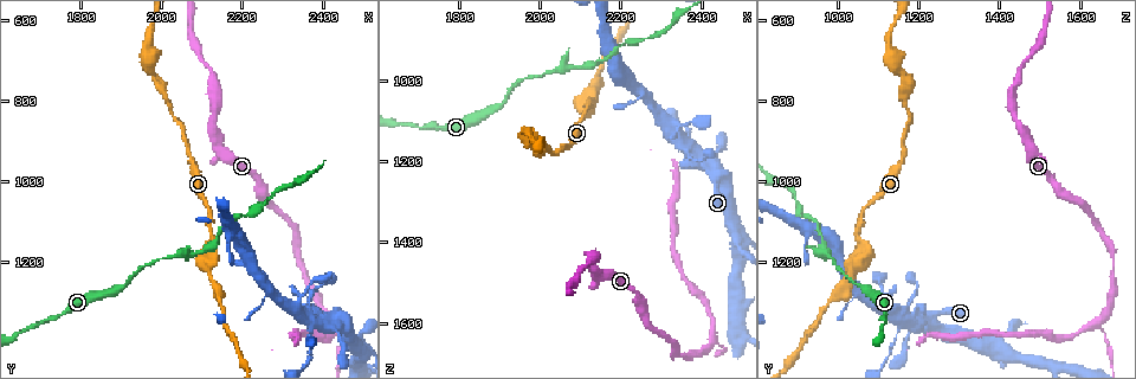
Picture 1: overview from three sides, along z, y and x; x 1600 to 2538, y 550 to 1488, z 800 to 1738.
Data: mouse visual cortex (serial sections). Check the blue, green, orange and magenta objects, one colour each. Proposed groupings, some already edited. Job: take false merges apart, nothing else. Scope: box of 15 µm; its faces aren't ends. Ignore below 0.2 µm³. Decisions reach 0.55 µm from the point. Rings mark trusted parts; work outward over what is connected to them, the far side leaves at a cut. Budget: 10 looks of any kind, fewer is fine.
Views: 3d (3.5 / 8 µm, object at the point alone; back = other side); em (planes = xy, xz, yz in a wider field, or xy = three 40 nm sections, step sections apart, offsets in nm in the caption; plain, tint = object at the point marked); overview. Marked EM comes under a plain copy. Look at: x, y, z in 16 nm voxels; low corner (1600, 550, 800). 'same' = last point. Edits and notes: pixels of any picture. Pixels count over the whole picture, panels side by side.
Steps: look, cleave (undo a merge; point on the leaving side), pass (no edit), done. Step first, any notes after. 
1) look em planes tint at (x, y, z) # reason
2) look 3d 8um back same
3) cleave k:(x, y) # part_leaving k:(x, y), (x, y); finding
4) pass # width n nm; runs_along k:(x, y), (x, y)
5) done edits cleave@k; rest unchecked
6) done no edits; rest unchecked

look 3d 3.5um at (2100, 1170, 965) # a narrow waist

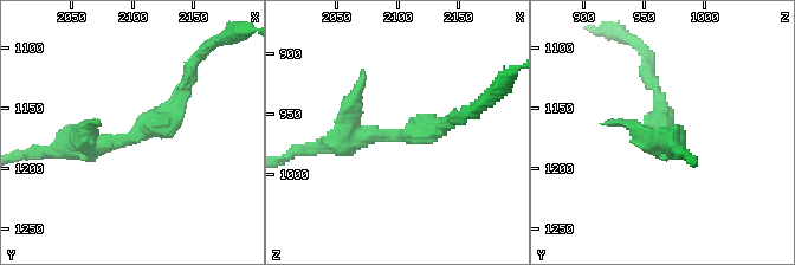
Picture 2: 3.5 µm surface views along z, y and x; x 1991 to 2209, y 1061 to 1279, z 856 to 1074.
look em planes tint at (2104, 1172, 966) # arm_widths 150, 300 nm

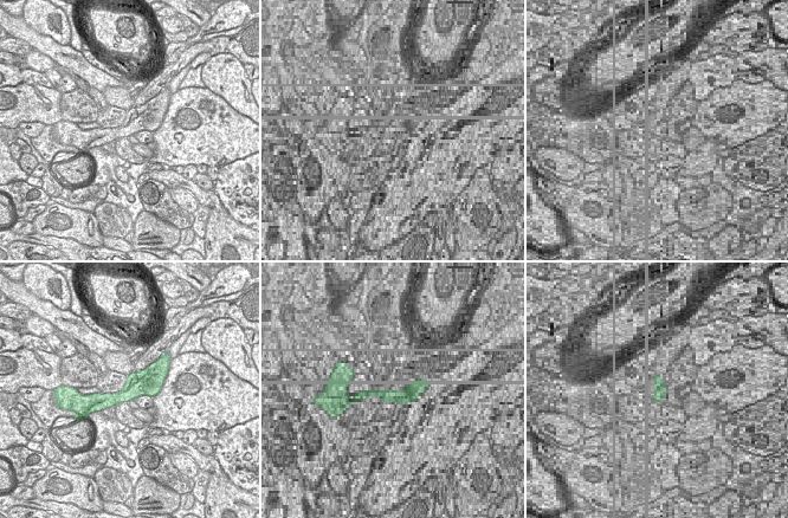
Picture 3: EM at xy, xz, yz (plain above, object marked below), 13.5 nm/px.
pass # width 340 nm; runs_along 3:(161, 377), (120, 397), (90, 397); all the same cell

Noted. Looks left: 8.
look 3d 3.5um back at (2365, 1390, 1140) # narrows sharply

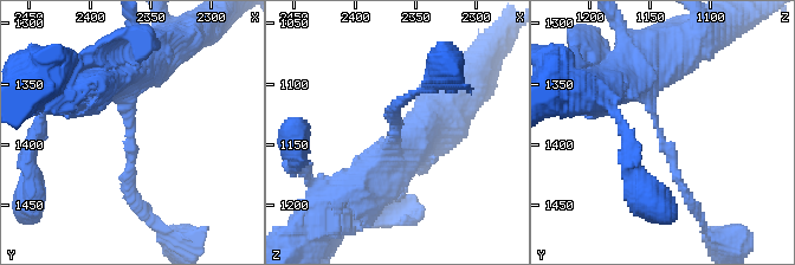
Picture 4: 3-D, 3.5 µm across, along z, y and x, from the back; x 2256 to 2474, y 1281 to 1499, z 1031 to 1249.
look em planes tint at (2366, 1390, 1144) # arm_widths 150, 400 nm

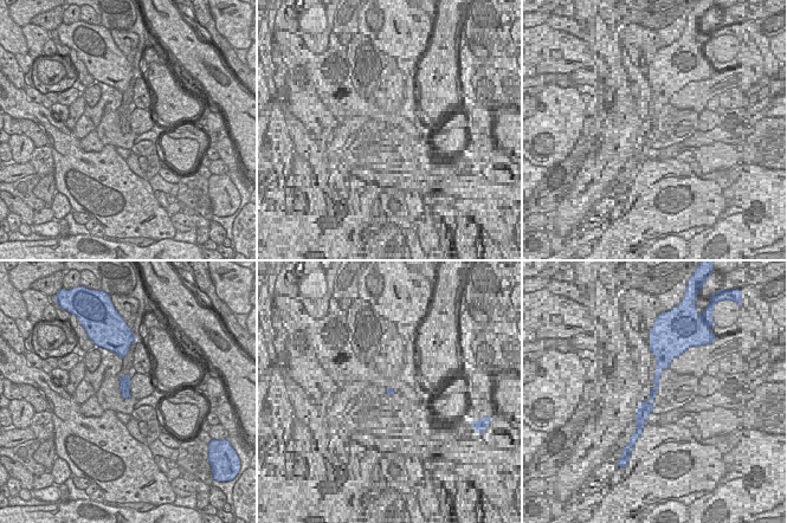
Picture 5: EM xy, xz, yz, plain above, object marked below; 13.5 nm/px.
pass # width 160 nm; runs_along 4:(625, 79), (648, 97), (691, 202); one cell here

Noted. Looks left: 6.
look 3d 3.5um at (1975, 735, 1155) # thin neck

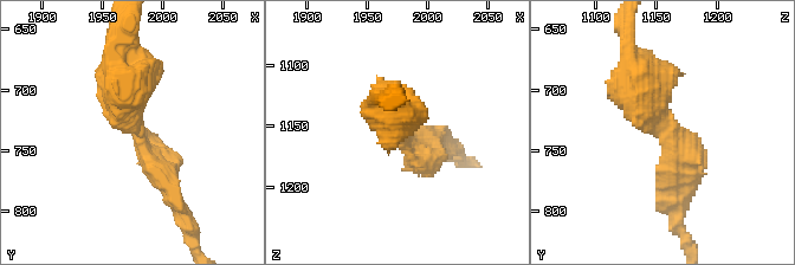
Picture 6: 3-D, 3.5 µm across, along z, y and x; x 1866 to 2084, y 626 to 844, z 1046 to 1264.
look em xy step 2 tint at (1984, 734, 1158) # arm_widths 250, 600 nm; now the EM

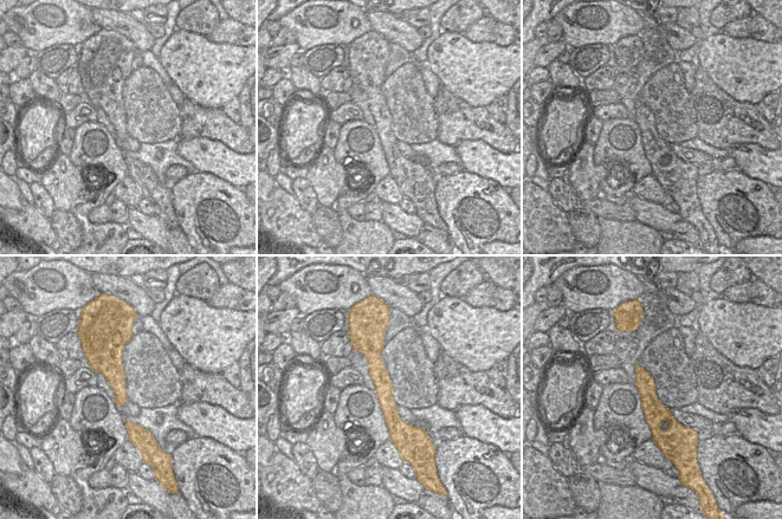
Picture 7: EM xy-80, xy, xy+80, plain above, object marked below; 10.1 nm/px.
pass # runs_along 6:(170, 196), (144, 156), (116, 66); one cell here

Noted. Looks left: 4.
look 3d 3.5um at (2425, 1350, 1645)

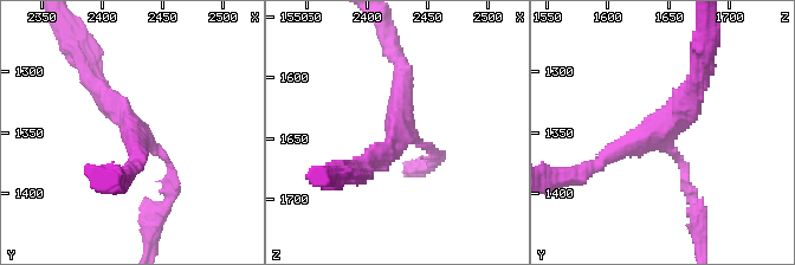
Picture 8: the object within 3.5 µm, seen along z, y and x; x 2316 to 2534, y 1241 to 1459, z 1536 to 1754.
look em xy step 3 tint at (2428, 1348, 1646) # arms 3; arm_widths 150, 250, 250 nm; now the EM

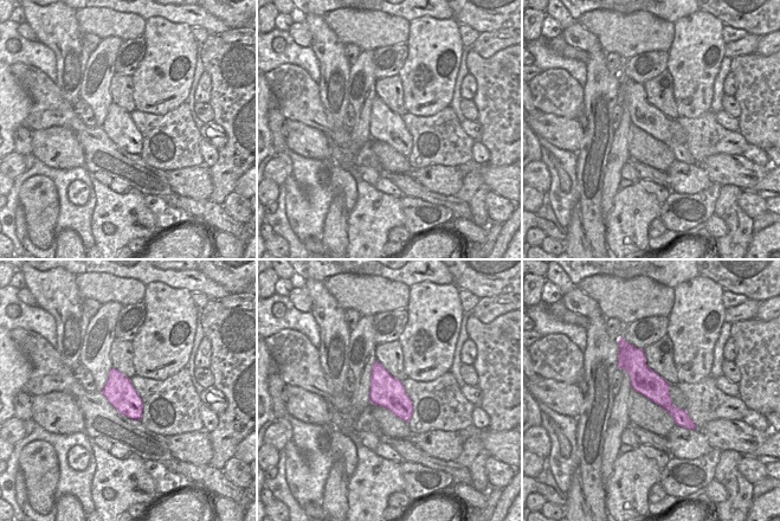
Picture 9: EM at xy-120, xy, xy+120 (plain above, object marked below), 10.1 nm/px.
look em xy step 5 tint same

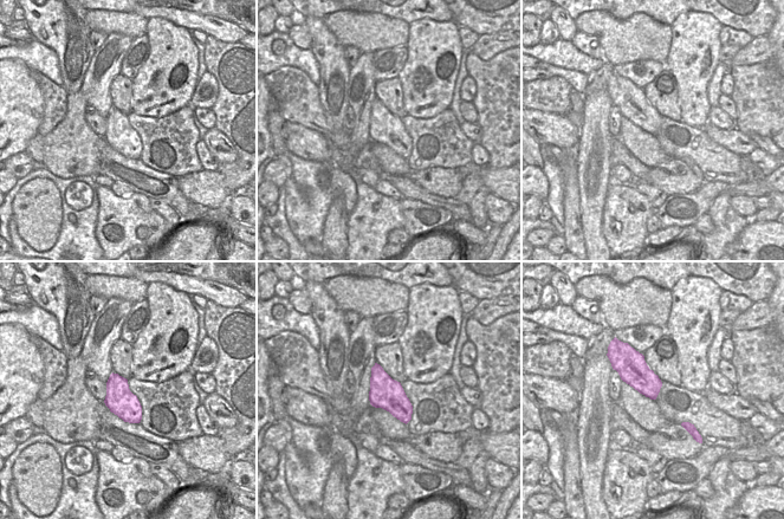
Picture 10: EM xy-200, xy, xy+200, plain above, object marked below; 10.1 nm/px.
pass # continuous, no second cell

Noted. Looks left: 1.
done no edits; rest unchecked

